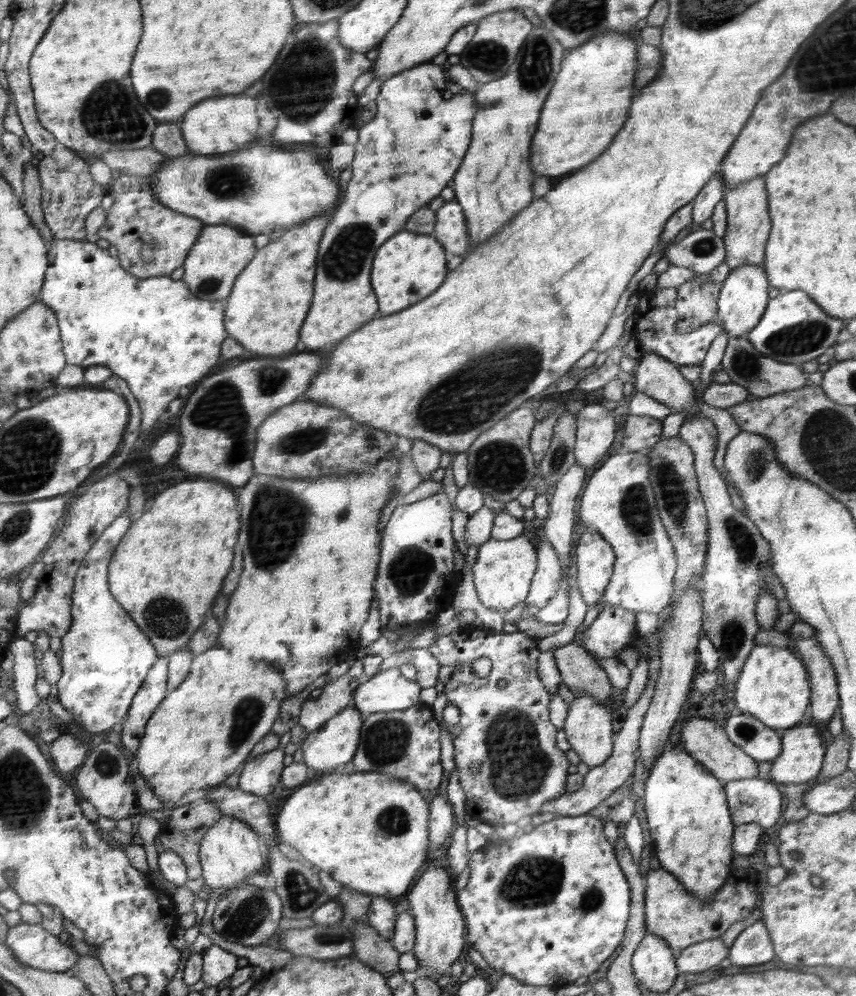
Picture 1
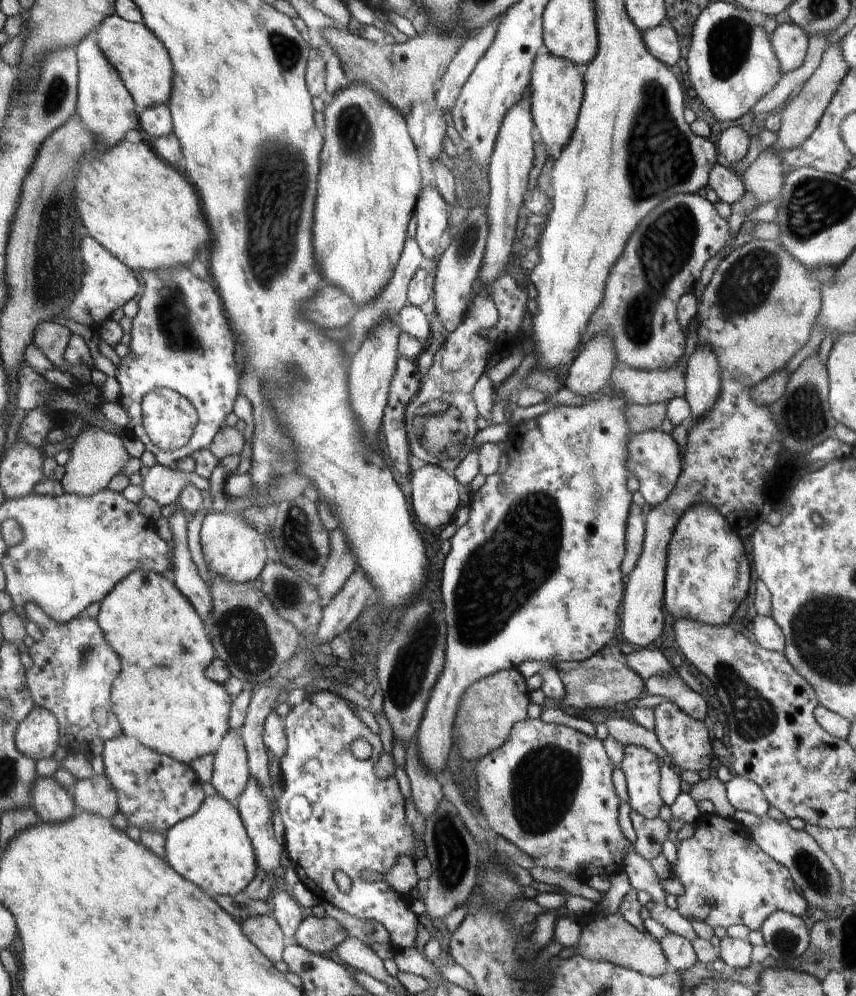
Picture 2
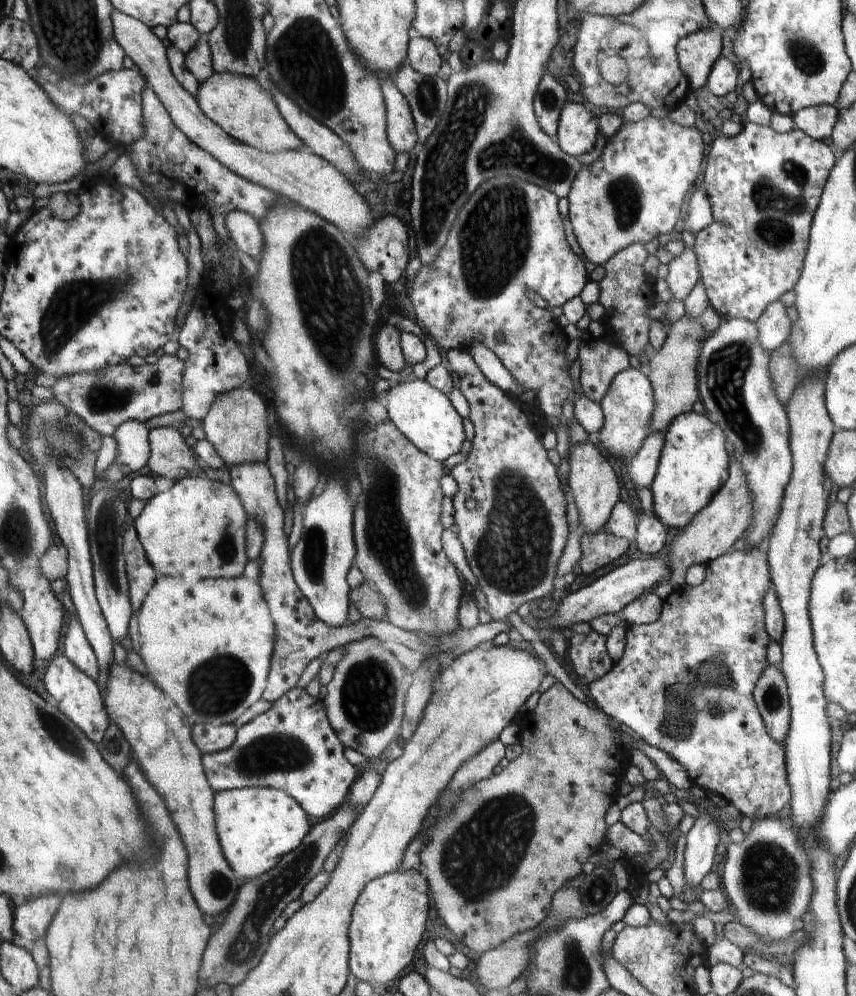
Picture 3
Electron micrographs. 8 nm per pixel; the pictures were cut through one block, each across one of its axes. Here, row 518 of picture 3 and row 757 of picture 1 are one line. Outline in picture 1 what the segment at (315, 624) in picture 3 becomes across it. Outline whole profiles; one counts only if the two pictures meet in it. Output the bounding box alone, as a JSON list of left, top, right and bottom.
[239,748,284,797]

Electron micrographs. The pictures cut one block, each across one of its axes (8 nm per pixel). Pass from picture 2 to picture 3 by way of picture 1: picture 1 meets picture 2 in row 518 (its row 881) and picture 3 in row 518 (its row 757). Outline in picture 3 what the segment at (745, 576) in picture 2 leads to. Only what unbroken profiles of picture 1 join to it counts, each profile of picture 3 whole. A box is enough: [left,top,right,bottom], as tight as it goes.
[650,410,729,531]

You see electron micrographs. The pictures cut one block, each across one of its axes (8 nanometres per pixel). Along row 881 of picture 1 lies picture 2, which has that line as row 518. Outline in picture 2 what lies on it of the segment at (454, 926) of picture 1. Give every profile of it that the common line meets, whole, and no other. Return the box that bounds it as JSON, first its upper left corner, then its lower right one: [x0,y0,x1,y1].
[411,464,460,528]

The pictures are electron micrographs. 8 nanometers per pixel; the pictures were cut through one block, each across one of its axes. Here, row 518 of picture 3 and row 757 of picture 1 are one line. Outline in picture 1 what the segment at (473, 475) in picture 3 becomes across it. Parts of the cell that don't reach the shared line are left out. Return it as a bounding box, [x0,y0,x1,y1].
[427,629,568,824]

